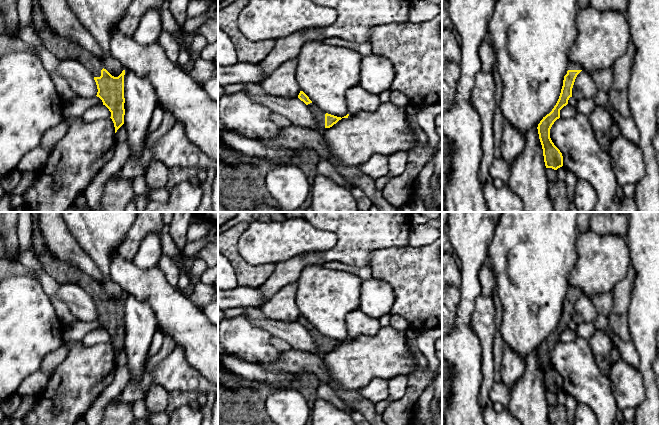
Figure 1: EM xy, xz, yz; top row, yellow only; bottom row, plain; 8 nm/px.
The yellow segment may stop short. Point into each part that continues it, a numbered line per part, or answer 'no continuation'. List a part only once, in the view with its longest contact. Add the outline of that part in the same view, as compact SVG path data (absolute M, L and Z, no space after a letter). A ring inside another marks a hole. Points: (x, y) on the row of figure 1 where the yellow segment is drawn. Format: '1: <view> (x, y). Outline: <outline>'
1: yz (571, 65). Outline: M569 61L567 66L567 71L568 70L582 70L582 68L579 64Z

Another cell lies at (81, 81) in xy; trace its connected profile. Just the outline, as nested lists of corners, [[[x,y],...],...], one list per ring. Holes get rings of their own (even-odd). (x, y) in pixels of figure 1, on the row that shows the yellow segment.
[[[72,58],[61,59],[57,73],[78,96],[89,98],[97,95],[98,89],[93,75],[79,61]]]

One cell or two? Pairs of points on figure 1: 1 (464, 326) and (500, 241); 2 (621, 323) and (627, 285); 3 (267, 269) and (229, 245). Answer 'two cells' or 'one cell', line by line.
1: two cells
2: one cell
3: one cell

